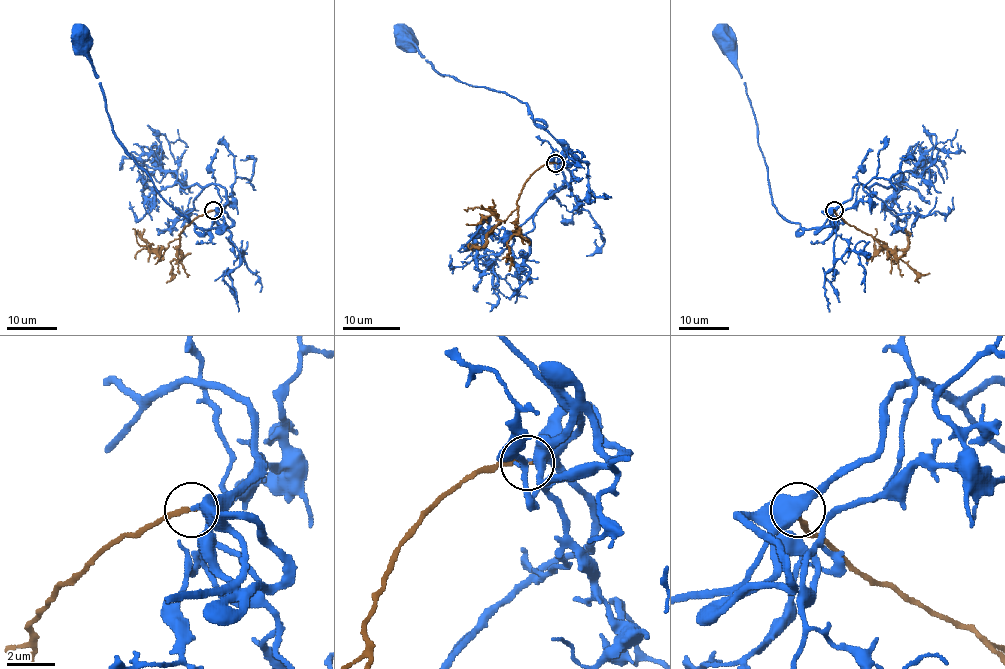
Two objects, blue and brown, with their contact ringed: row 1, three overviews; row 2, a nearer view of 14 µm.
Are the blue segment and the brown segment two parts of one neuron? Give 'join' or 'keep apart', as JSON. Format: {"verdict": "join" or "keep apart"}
{"verdict": "join"}

